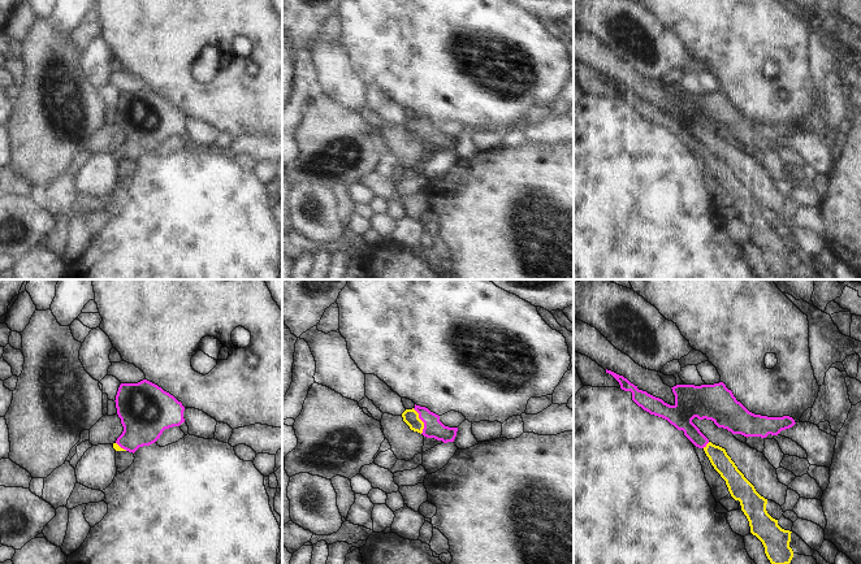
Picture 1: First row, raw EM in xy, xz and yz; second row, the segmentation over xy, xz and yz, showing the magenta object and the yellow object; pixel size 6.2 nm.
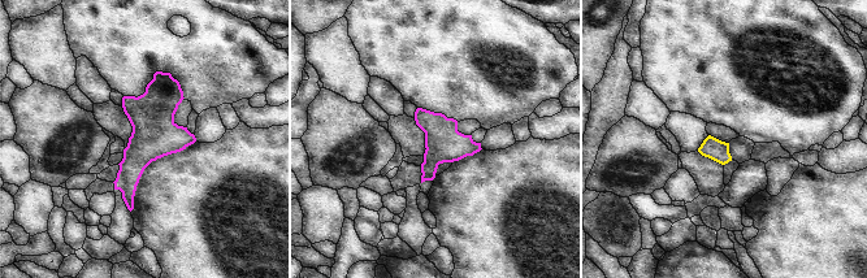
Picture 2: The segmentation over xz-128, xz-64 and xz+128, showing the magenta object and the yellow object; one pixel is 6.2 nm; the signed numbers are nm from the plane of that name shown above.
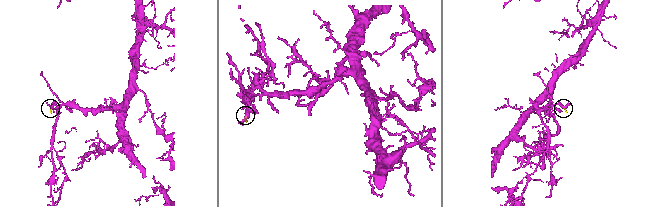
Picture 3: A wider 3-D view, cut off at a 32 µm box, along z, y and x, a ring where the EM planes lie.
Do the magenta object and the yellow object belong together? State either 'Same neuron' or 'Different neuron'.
Same neuron.

